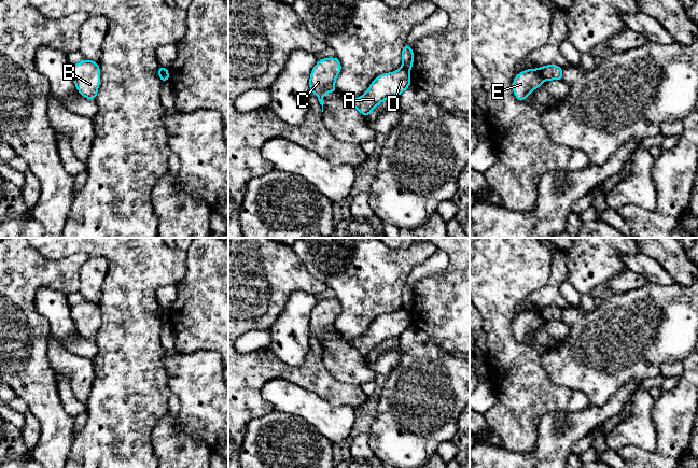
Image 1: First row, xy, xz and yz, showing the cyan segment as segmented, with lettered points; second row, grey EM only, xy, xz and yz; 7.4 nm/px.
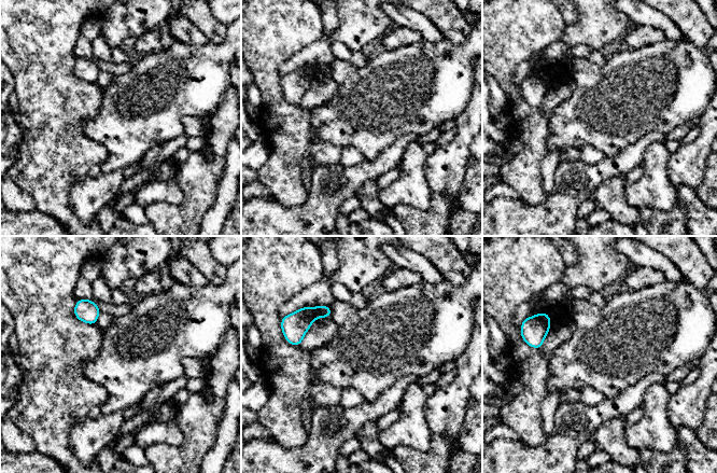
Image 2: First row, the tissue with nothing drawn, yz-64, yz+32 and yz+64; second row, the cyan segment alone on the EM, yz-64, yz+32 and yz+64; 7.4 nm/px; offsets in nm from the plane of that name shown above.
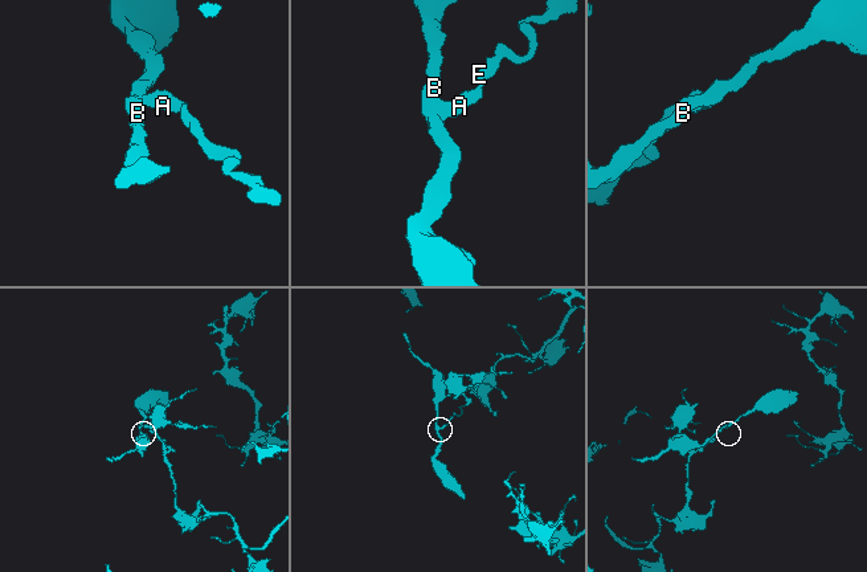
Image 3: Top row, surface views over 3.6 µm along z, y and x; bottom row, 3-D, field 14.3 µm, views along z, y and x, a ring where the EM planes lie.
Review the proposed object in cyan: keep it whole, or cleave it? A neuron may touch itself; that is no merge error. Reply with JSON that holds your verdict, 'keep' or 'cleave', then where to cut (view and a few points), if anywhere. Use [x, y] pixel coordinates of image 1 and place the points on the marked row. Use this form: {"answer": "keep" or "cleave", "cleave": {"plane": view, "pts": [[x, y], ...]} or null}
{"answer": "cleave", "cleave": {"plane": "yz", "pts": [[540, 68], [541, 74], [545, 79]]}}

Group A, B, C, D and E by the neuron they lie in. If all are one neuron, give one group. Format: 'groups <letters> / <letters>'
groups A B C D / E

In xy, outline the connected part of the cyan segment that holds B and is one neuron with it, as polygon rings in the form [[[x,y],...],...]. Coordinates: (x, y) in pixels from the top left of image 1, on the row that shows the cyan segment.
[[[83,59],[71,66],[71,75],[79,93],[93,101],[96,101],[97,90],[100,84],[100,69],[97,61]]]

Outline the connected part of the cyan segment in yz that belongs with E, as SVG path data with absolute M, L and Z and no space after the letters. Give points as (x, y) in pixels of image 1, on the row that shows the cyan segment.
M527 69L513 80L513 91L517 100L524 101L532 89L538 89L544 82L541 69Z

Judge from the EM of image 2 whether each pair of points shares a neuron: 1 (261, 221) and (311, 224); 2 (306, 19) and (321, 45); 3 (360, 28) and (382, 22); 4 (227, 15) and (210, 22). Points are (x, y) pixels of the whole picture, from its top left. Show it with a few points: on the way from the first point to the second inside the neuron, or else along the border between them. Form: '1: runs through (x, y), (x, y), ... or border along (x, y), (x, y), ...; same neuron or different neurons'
1: runs through (273, 221), (299, 221); same neuron
2: border along (322, 15), (322, 35), (296, 53); different neurons
3: runs through (365, 23), (377, 22); same neuron
4: border along (210, 11), (226, 25); different neurons

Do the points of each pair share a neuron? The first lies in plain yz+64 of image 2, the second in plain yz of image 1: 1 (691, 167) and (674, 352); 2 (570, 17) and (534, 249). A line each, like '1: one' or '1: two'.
1: two
2: two

